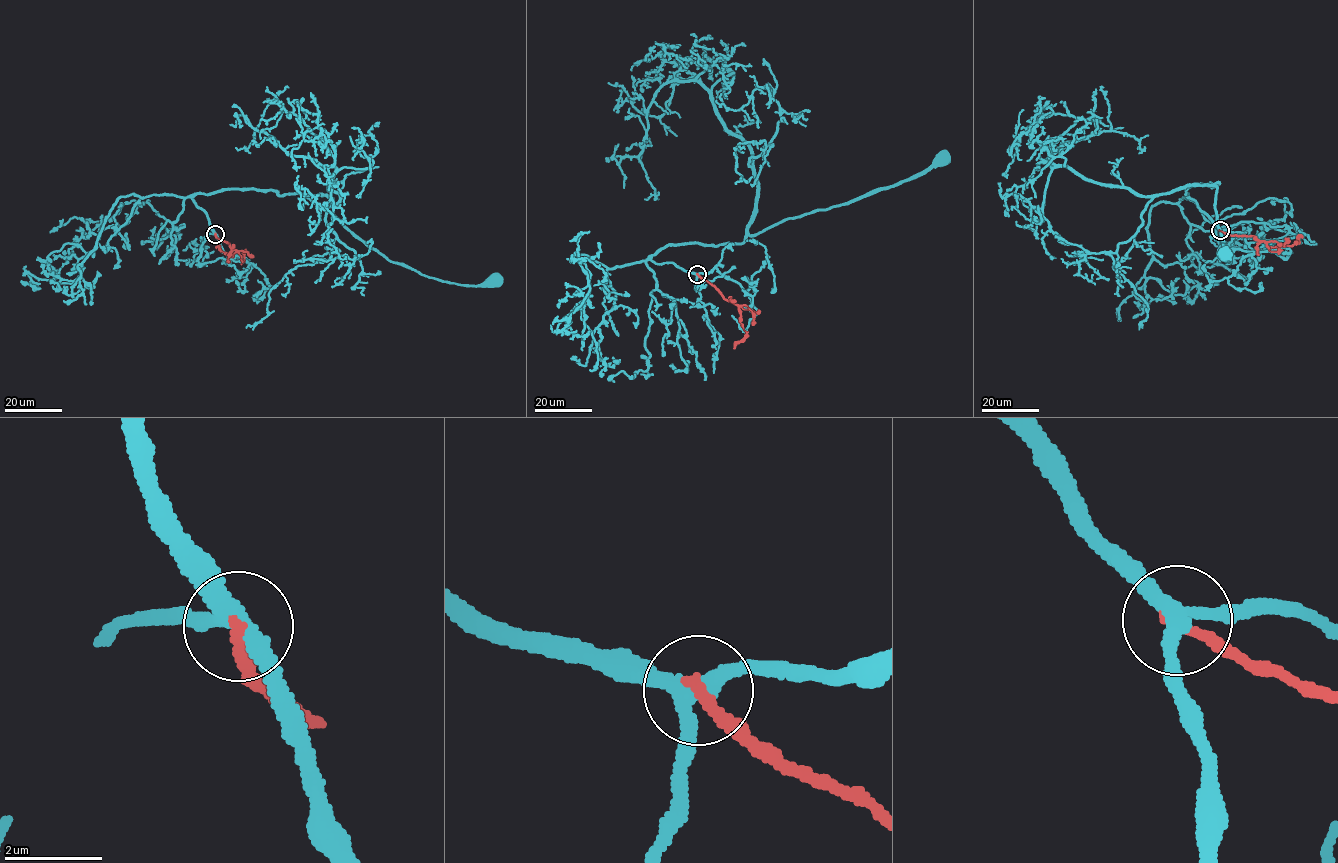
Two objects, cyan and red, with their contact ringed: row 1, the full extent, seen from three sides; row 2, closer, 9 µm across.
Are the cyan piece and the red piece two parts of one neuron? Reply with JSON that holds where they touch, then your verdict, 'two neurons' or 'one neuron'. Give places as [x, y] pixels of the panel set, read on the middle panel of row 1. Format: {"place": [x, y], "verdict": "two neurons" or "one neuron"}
{"place": [697, 274], "verdict": "two neurons"}

